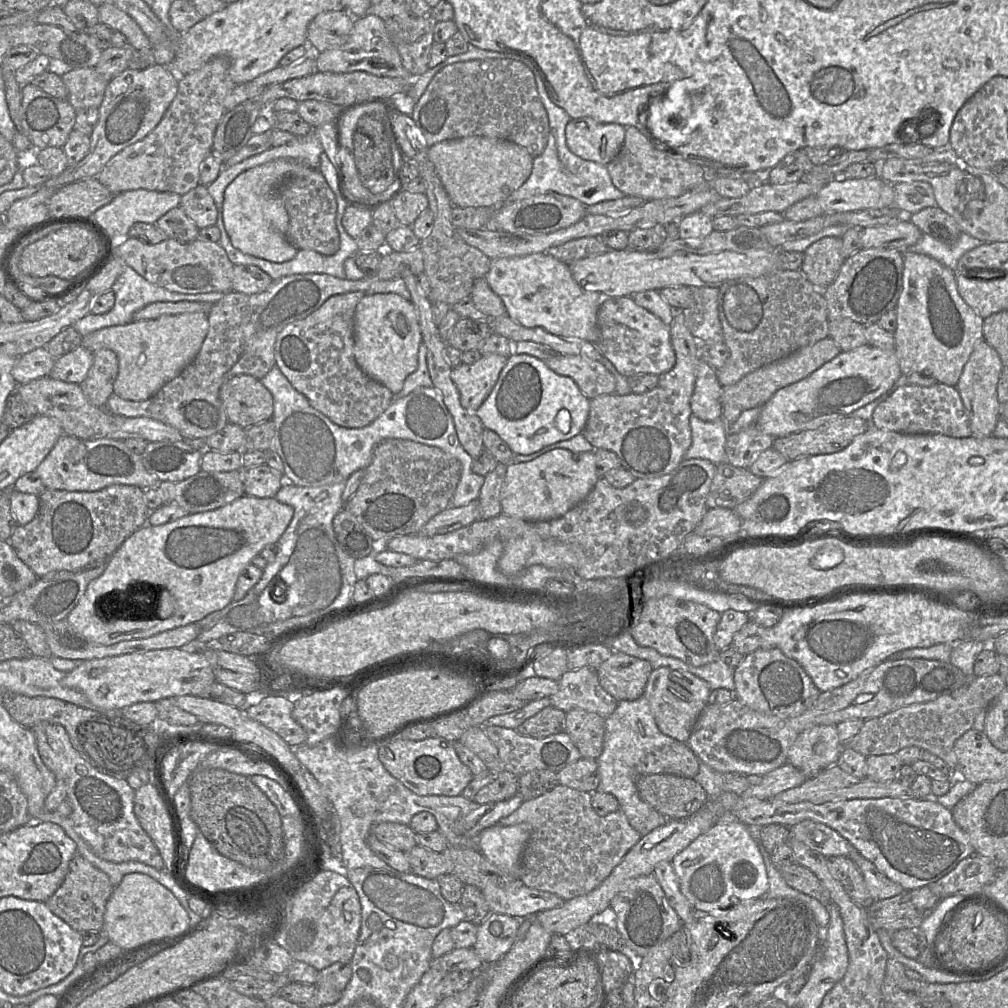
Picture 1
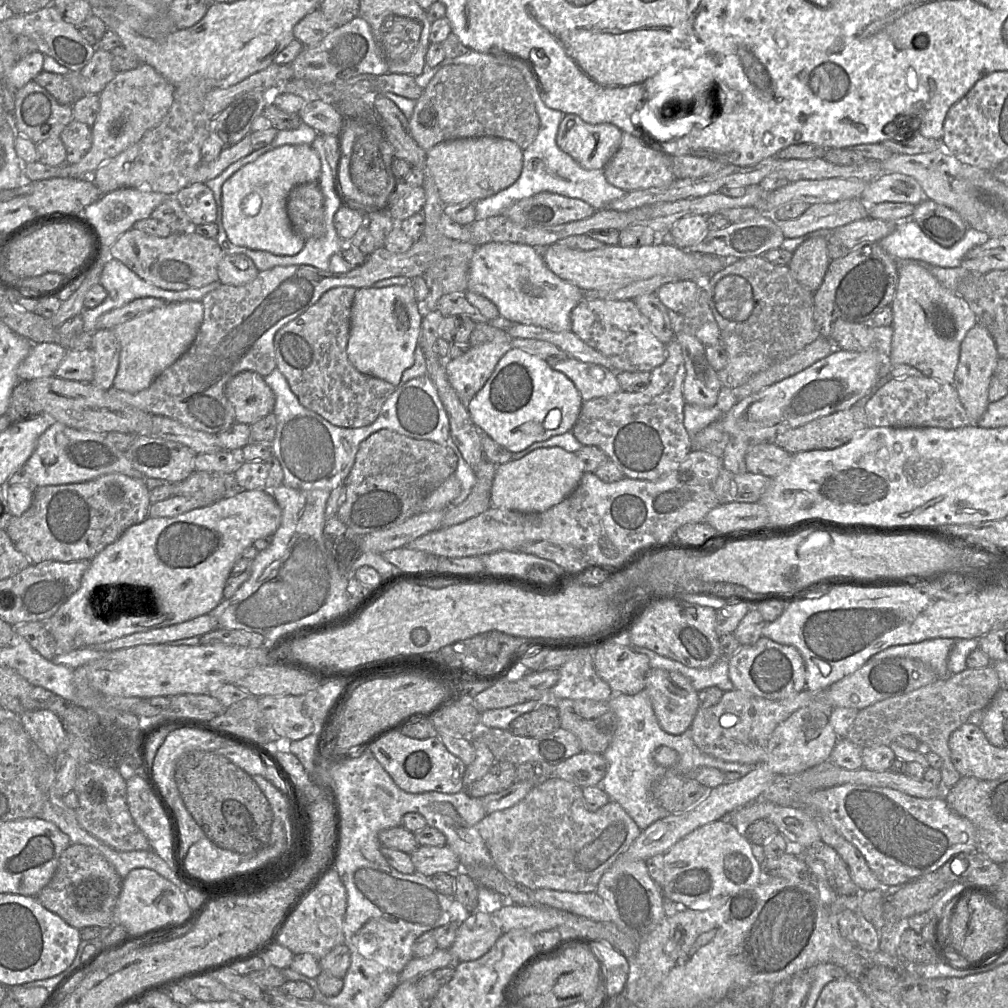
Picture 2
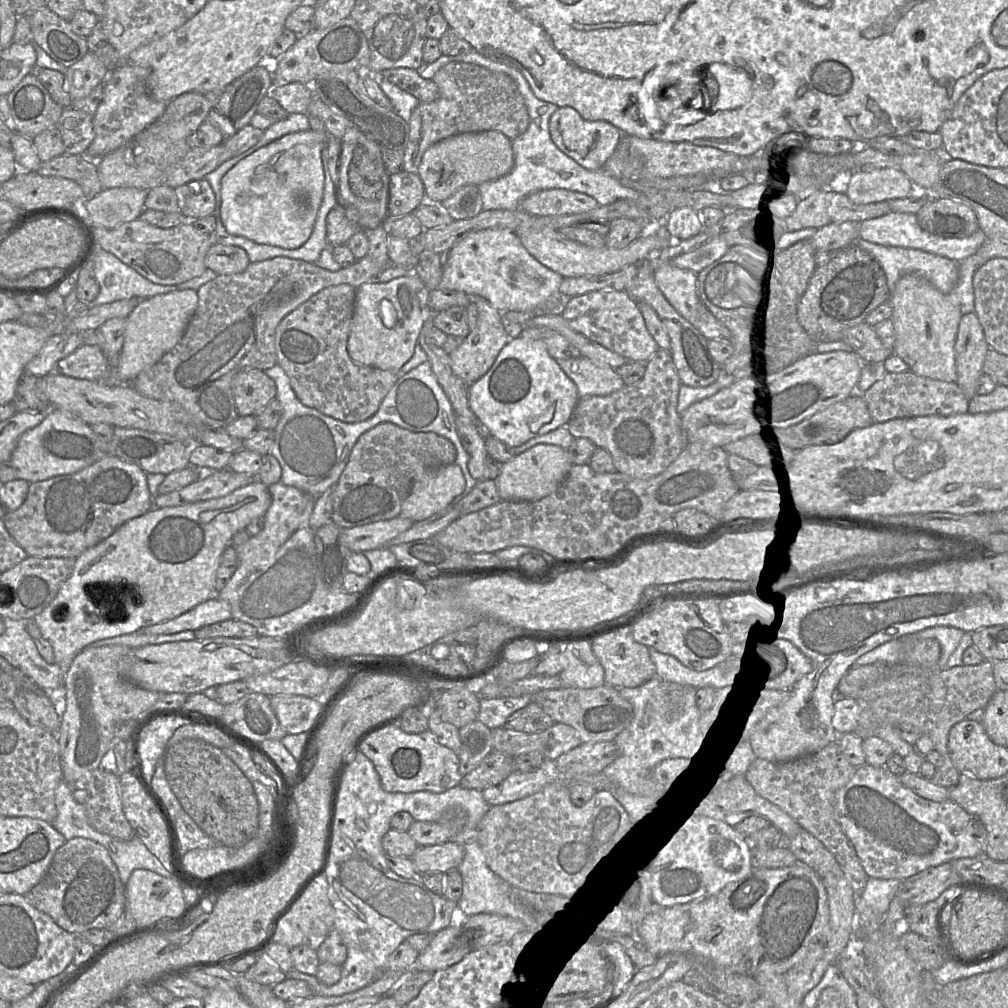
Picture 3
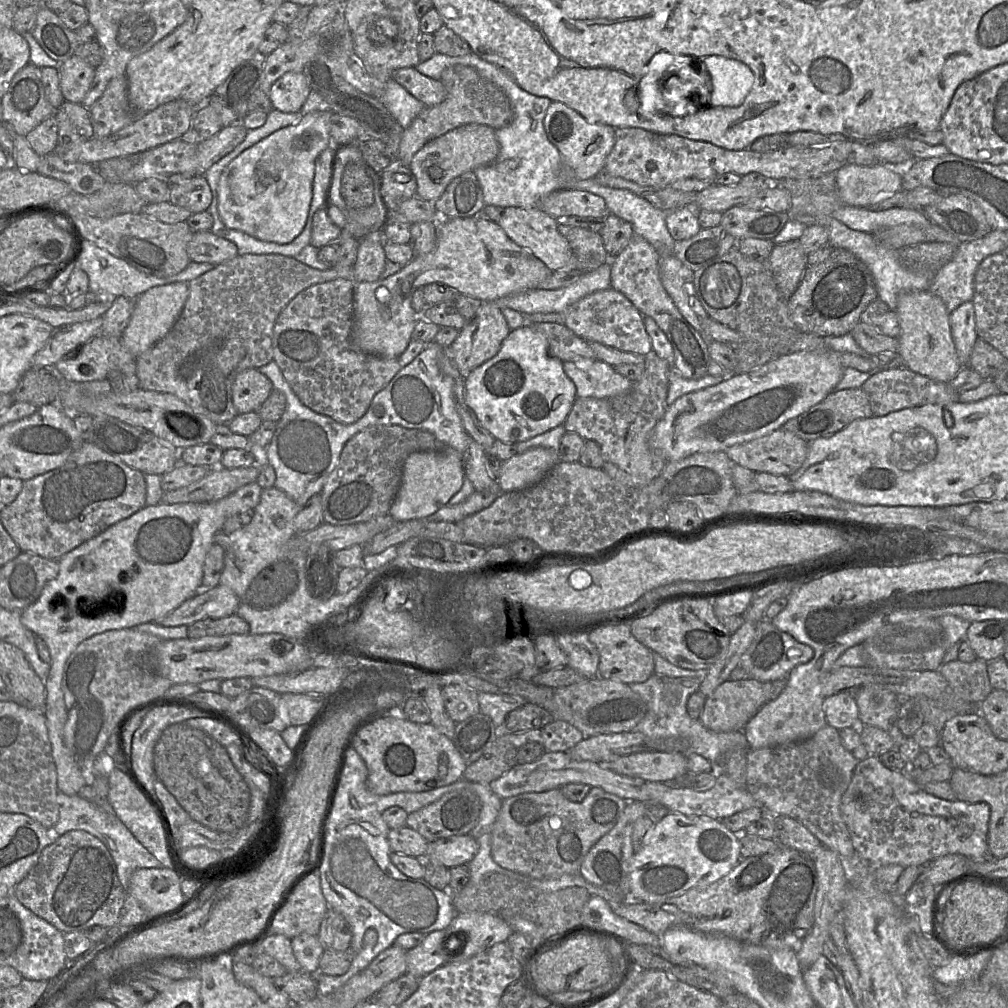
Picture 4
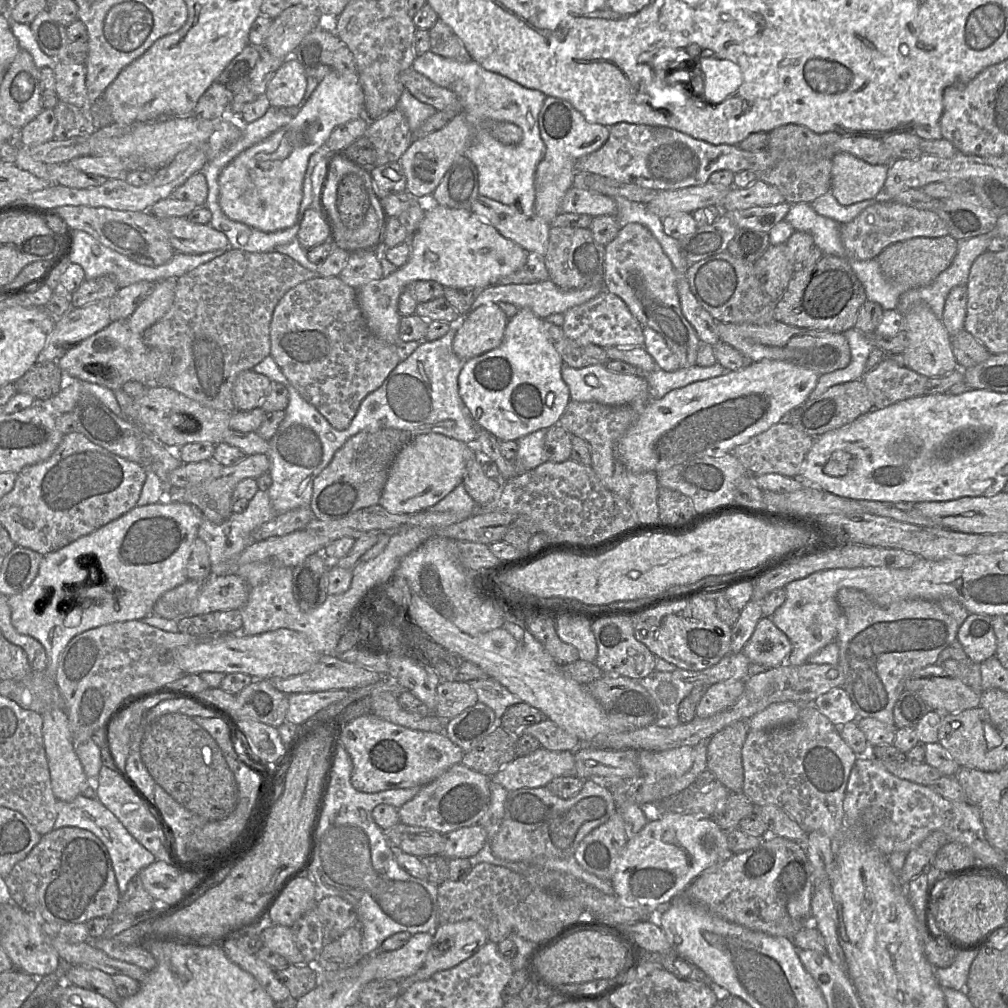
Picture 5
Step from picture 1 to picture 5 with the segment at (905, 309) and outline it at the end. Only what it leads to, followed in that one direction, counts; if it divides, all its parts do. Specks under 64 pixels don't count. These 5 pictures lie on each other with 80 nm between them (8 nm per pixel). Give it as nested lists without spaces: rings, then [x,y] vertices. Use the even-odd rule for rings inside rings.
[[[917,305],[904,315],[903,332],[907,338],[907,346],[903,351],[904,365],[911,370],[928,378],[935,378],[958,368],[951,346],[951,335],[942,320],[927,305]]]

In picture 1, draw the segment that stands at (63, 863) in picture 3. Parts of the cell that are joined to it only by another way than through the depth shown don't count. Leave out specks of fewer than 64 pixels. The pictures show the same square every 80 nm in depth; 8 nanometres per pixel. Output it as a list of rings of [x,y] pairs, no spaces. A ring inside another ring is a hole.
[[[77,853],[69,863],[62,884],[45,904],[56,916],[80,933],[101,932],[106,905],[114,888],[107,874]]]

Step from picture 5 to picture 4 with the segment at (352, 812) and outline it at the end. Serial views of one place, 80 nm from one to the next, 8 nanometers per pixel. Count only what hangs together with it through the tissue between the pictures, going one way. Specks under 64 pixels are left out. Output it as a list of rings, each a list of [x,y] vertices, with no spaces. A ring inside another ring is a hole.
[[[351,747],[346,751],[345,765],[327,821],[324,857],[318,872],[329,908],[340,913],[349,924],[353,959],[347,972],[340,976],[309,973],[316,981],[318,995],[328,995],[341,988],[383,950],[393,946],[399,935],[444,930],[459,915],[449,891],[434,888],[424,878],[410,878],[392,863],[388,841],[390,828],[382,814],[392,806],[400,807],[408,814],[415,812],[442,795],[463,787],[465,779],[428,791],[378,795],[367,788],[367,778],[368,769],[364,760]]]

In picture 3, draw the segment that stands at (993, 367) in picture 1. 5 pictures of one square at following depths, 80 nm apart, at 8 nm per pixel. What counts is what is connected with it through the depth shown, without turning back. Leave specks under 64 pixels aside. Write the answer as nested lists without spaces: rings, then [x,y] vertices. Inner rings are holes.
[[[976,313],[963,314],[955,341],[956,383],[969,400],[977,394],[989,348]]]

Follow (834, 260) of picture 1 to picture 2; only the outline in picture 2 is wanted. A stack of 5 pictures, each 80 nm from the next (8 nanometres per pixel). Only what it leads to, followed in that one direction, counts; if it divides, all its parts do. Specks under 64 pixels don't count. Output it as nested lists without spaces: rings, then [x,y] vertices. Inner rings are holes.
[[[812,237],[794,252],[788,265],[793,277],[813,293],[821,286],[831,259],[828,254],[828,238]]]

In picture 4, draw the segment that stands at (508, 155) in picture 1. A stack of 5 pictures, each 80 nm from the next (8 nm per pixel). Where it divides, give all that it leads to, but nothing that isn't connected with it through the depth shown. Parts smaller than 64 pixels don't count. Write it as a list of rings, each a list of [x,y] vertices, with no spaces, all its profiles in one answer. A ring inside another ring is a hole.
[[[483,124],[463,125],[431,140],[414,155],[409,164],[417,181],[416,195],[435,202],[454,178],[492,163],[498,153],[499,143],[495,130]]]

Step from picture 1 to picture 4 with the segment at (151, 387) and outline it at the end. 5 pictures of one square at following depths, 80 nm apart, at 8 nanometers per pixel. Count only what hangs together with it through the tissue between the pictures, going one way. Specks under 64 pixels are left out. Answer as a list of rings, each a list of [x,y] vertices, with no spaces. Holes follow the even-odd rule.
[[[174,282],[150,288],[135,299],[135,305],[122,335],[123,345],[135,357],[139,357],[167,335],[178,320],[189,295],[188,284]]]

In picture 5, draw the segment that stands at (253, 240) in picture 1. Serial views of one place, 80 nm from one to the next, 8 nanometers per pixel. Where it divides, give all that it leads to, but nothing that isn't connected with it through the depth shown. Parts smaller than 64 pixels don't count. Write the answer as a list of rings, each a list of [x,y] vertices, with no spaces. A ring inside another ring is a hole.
[[[333,70],[318,83],[311,97],[299,107],[298,115],[287,125],[241,152],[220,174],[219,204],[229,219],[263,232],[276,232],[298,224],[303,181],[311,155],[325,148],[327,140],[337,126],[353,119],[365,118],[365,94],[358,74],[342,74]]]

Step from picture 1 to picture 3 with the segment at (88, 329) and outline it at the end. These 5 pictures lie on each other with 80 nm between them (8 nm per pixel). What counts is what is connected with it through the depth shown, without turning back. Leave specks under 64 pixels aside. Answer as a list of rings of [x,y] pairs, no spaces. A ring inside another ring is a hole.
[[[96,245],[93,251],[91,262],[93,264],[94,278],[99,284],[100,291],[97,298],[91,304],[89,304],[89,308],[94,305],[107,304],[131,298],[149,298],[158,294],[164,294],[183,289],[192,289],[197,292],[203,284],[217,277],[213,270],[207,268],[201,276],[192,278],[179,285],[155,284],[144,278],[133,268],[126,265],[113,254],[105,251],[98,245]]]

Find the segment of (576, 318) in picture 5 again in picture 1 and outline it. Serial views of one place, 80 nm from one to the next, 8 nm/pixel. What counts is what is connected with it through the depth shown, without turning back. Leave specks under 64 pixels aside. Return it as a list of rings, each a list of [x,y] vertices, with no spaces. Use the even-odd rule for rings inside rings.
[[[631,296],[607,298],[597,314],[599,340],[596,345],[599,352],[607,358],[616,370],[623,376],[637,374],[661,375],[670,371],[676,361],[671,343],[670,325],[666,325],[659,317],[637,305]]]

